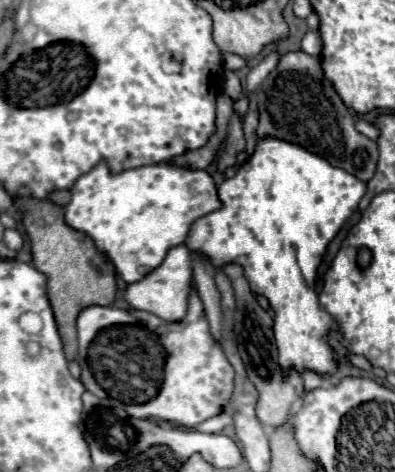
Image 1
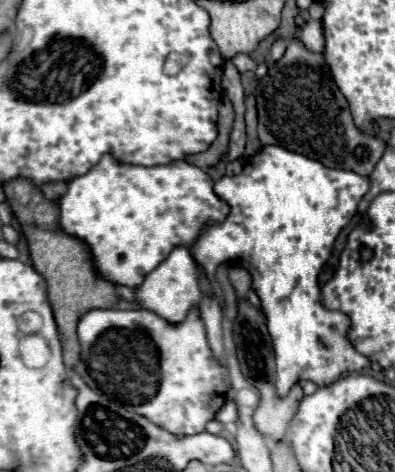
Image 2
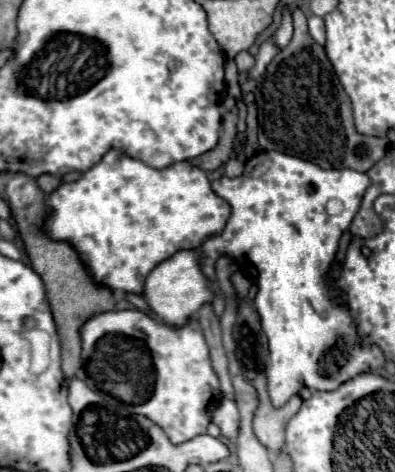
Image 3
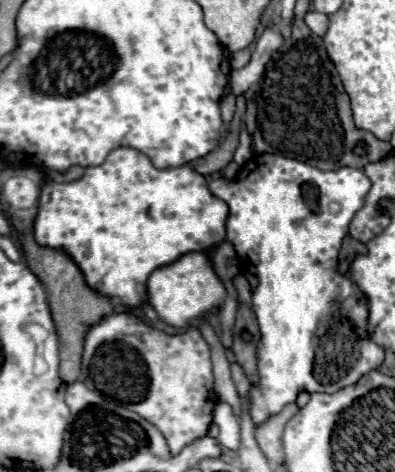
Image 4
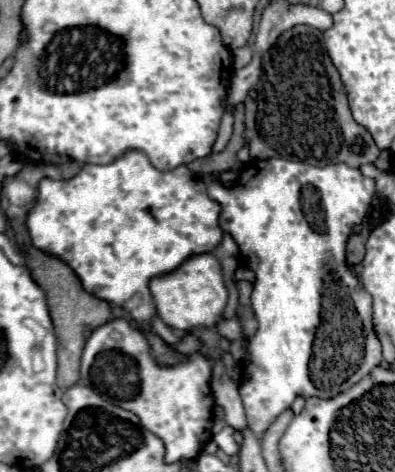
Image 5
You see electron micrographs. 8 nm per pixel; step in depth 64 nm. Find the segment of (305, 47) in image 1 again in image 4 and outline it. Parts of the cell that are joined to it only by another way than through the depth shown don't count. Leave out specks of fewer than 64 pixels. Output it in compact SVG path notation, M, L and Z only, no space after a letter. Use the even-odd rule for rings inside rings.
M308 10L304 14L304 22L308 24L308 28L312 32L316 32L318 36L324 36L324 32L328 30L328 16L322 14L322 12L316 12L316 10Z

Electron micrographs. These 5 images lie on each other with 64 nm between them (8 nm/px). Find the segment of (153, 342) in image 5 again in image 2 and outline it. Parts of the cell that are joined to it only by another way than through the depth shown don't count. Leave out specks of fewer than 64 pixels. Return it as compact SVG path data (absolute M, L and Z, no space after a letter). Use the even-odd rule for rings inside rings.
M104 154L90 172L68 182L68 190L58 200L60 230L86 242L100 276L120 286L138 288L144 282L144 276L152 272L174 246L192 246L206 226L224 222L230 208L214 194L212 184L212 178L202 168L184 160L146 168L138 164L122 164L112 154Z

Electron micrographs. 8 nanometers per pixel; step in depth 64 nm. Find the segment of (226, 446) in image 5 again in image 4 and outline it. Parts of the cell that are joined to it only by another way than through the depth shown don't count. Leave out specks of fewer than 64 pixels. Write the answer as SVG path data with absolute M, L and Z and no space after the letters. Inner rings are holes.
M218 402L214 408L214 422L220 428L218 444L228 450L238 450L240 446L240 422L232 414L232 408L224 402Z

